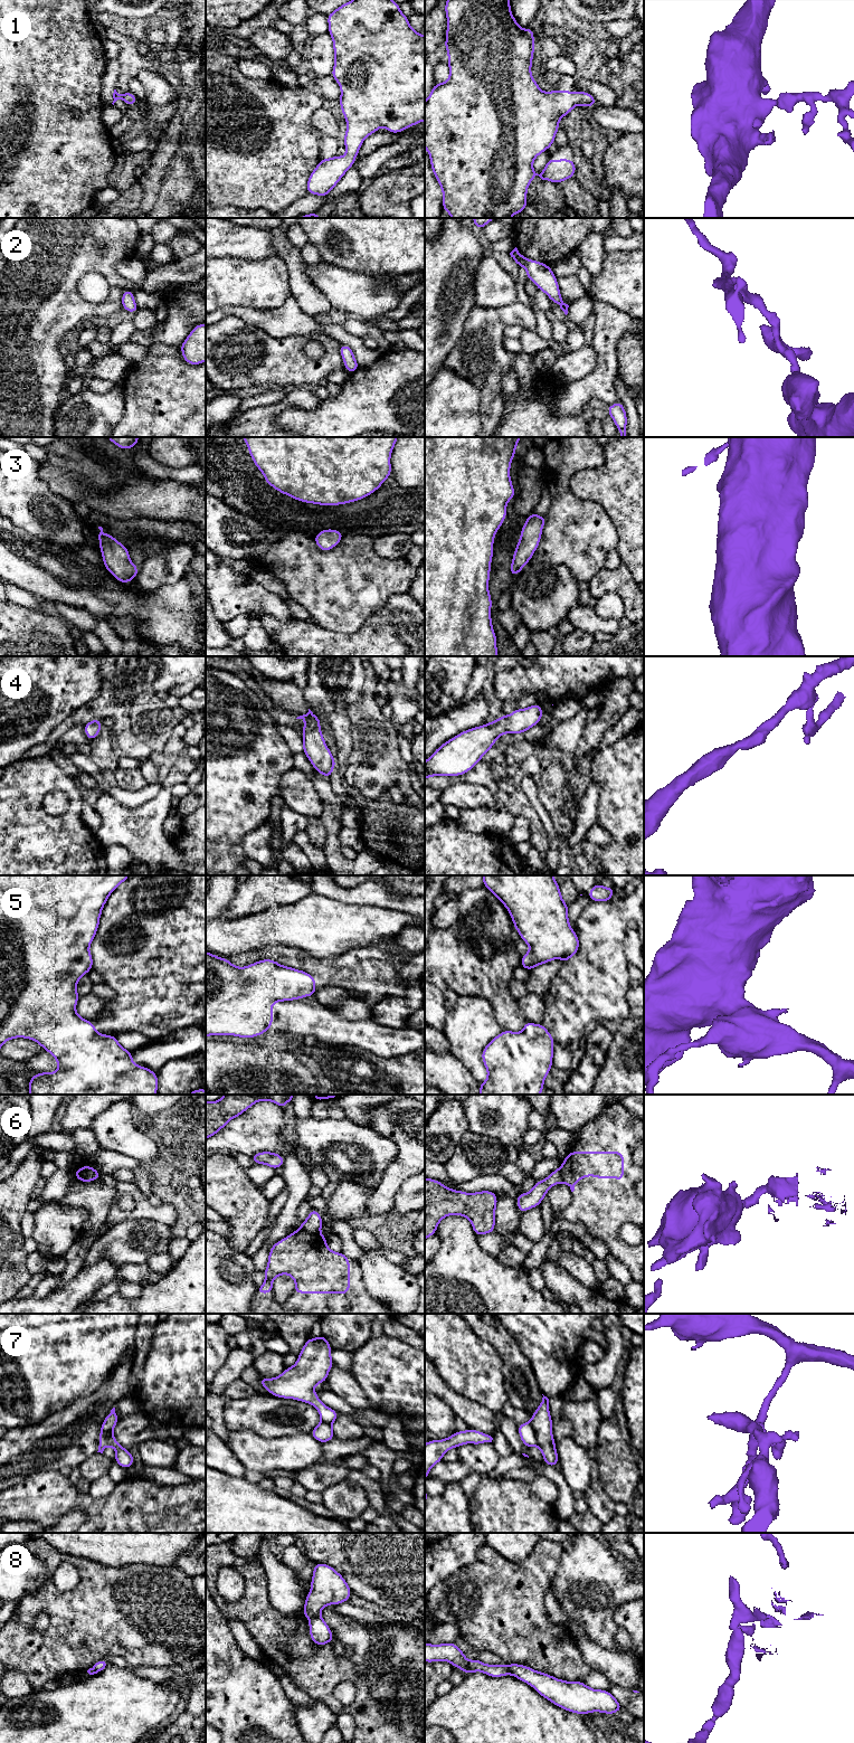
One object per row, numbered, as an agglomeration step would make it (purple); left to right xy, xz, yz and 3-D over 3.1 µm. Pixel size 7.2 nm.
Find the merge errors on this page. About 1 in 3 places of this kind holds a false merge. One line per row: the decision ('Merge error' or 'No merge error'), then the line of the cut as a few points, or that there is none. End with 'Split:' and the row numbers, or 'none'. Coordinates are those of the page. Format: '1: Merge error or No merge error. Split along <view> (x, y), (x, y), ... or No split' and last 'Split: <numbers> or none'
1: No merge error. No split
2: No merge error. No split
3: No merge error. No split
4: No merge error. No split
5: No merge error. No split
6: Merge error. Split along xz (300, 1228), (309, 1232), (319, 1233)
7: Merge error. Split along yz (529, 1422), (537, 1445)
8: Merge error. Split along xz (319, 1614), (310, 1620)
Split: 6, 7, 8

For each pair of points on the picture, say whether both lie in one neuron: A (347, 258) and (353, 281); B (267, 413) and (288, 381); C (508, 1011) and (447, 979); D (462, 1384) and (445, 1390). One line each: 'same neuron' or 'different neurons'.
A: different neurons
B: different neurons
C: same neuron
D: different neurons

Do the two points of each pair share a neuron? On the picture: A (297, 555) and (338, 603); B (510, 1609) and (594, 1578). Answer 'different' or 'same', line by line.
A: same
B: different

